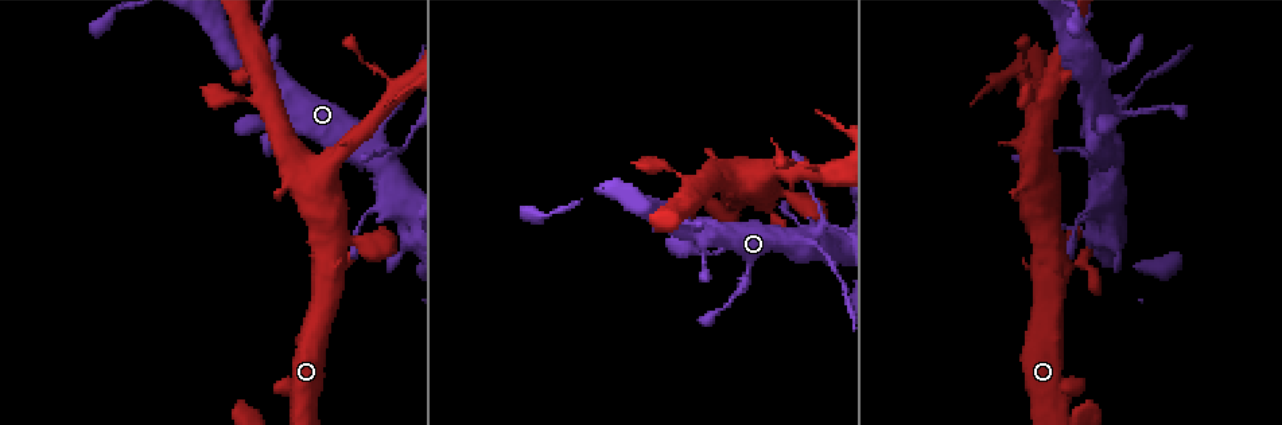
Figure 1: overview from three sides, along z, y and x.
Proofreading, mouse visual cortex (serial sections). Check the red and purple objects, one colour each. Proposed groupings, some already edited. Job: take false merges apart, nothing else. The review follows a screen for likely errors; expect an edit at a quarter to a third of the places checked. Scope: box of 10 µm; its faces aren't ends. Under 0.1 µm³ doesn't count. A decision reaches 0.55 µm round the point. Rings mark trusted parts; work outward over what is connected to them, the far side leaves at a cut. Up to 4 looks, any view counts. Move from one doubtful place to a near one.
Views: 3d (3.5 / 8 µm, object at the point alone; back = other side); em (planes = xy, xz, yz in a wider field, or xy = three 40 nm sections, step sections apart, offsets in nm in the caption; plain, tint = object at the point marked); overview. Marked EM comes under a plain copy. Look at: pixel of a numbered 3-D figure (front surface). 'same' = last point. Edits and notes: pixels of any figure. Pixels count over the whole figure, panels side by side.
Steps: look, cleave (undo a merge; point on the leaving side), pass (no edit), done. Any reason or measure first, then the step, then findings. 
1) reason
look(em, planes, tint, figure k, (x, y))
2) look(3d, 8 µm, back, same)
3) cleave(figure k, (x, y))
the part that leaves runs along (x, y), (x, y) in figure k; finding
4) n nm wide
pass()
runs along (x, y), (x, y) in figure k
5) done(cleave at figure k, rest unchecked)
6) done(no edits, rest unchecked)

look(em, planes, tint, figure 1, (316, 181))

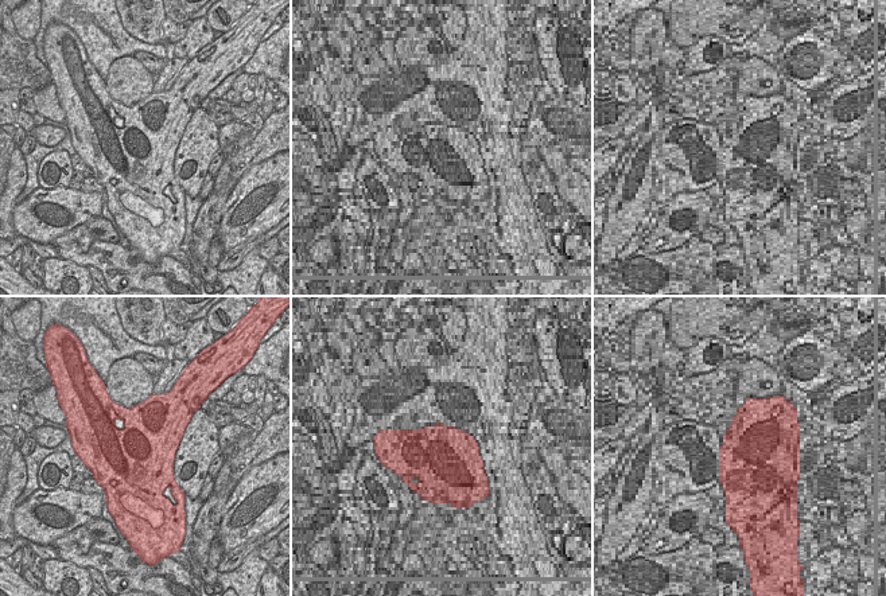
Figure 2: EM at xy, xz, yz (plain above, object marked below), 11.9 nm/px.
look(3d, 3.5 µm, same)

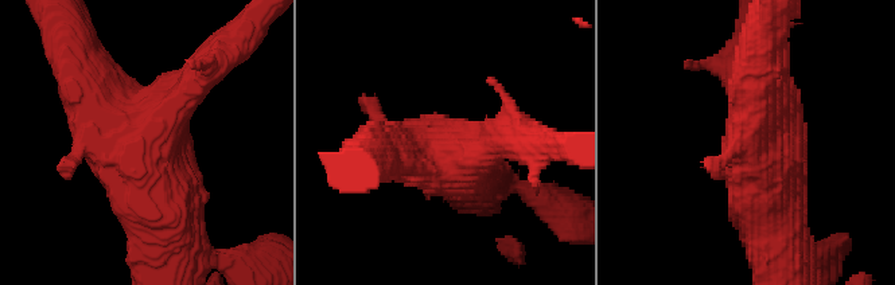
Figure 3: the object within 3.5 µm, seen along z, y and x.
pass()
runs along (168, 248), (85, 96) in figure 3; continuous, no second cell

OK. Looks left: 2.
thin neck
look(3d, 3.5 µm, back, figure 1, (714, 253))

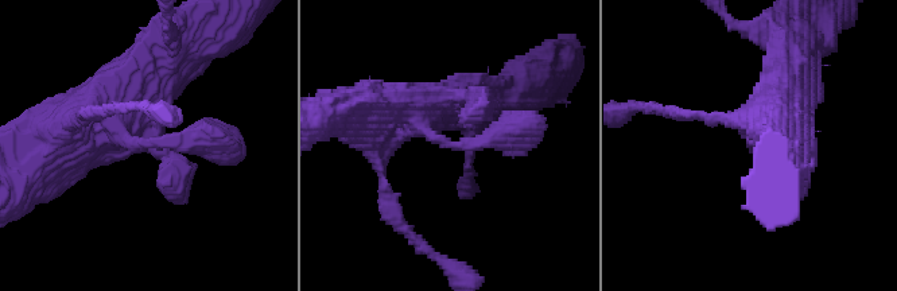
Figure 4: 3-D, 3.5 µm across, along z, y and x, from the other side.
look(em, xy, step 3, tint, figure 4, (747, 140))

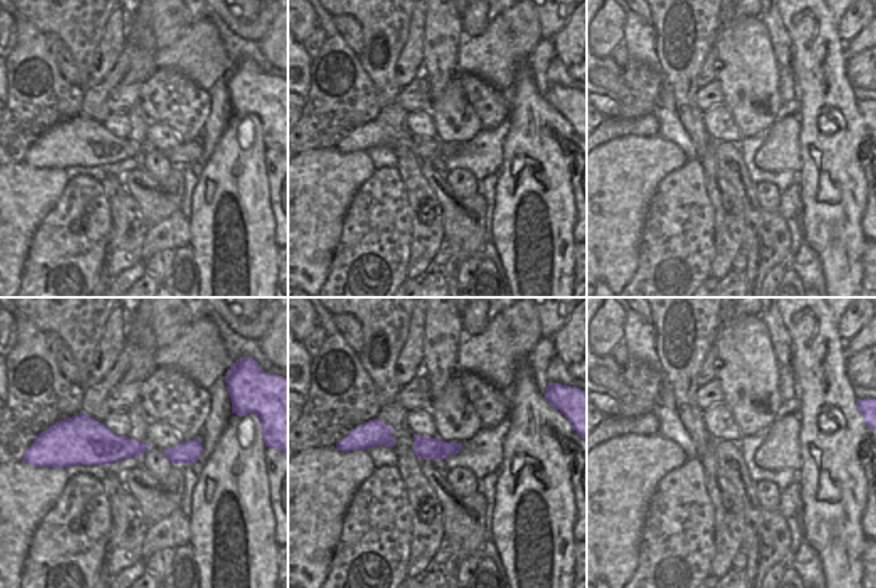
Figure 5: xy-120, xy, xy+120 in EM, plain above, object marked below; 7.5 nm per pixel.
pass()
runs along (387, 105), (453, 147), (540, 125) in figure 4; all the same cell

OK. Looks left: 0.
done(no edits, rest unchecked)

